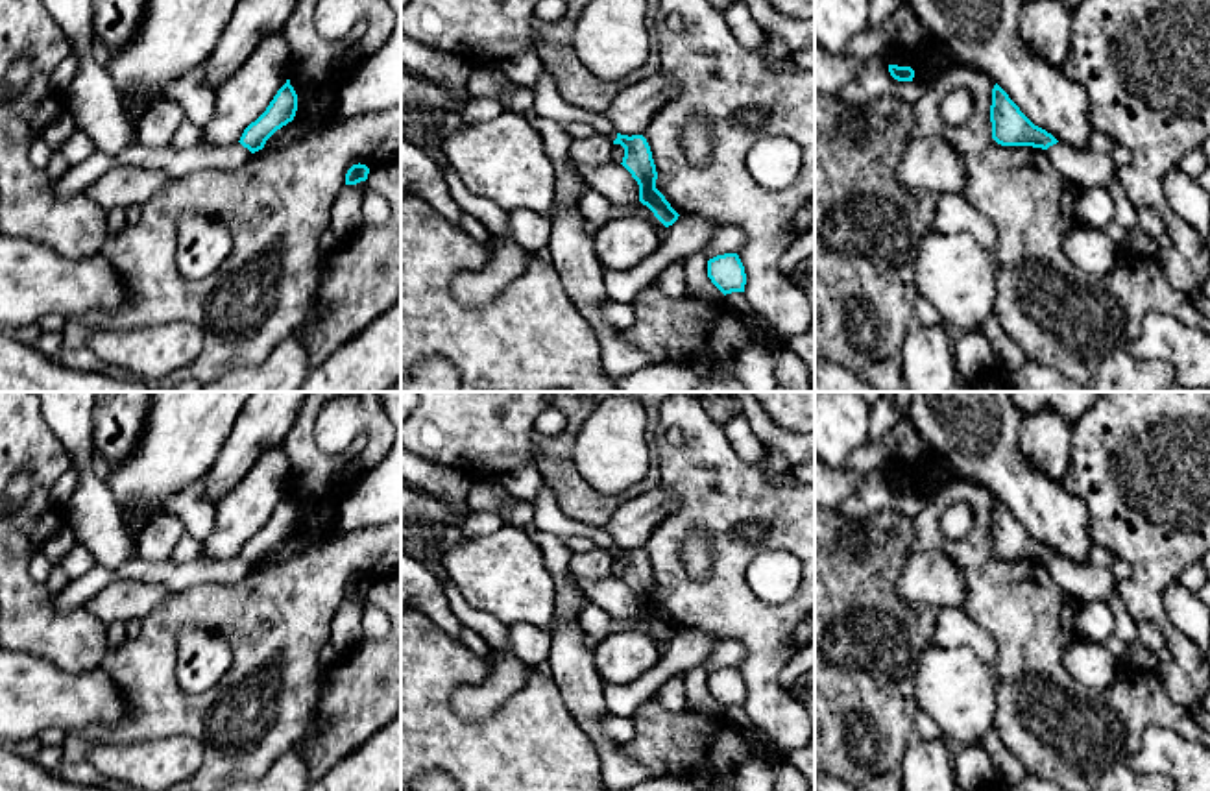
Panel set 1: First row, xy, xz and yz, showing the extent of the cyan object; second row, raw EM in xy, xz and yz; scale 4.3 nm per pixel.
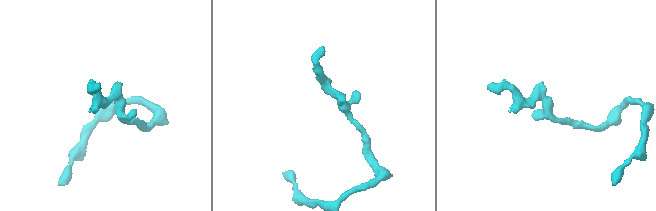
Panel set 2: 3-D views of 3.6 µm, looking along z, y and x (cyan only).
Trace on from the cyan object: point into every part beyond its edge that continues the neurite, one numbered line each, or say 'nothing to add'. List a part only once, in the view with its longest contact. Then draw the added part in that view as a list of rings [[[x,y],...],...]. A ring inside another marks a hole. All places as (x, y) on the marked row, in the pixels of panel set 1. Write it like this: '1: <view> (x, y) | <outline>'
1: xz (547, 102) | [[[547,70],[541,72],[532,92],[534,111],[541,118],[556,120],[560,124],[584,122],[593,126],[599,133],[610,137],[611,140],[617,139],[617,129],[608,118],[563,102],[556,89],[554,78]]]

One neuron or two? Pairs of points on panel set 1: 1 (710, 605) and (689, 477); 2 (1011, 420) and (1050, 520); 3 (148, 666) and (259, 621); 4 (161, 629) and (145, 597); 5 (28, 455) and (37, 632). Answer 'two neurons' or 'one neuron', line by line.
1: one neuron
2: one neuron
3: one neuron
4: two neurons
5: one neuron

